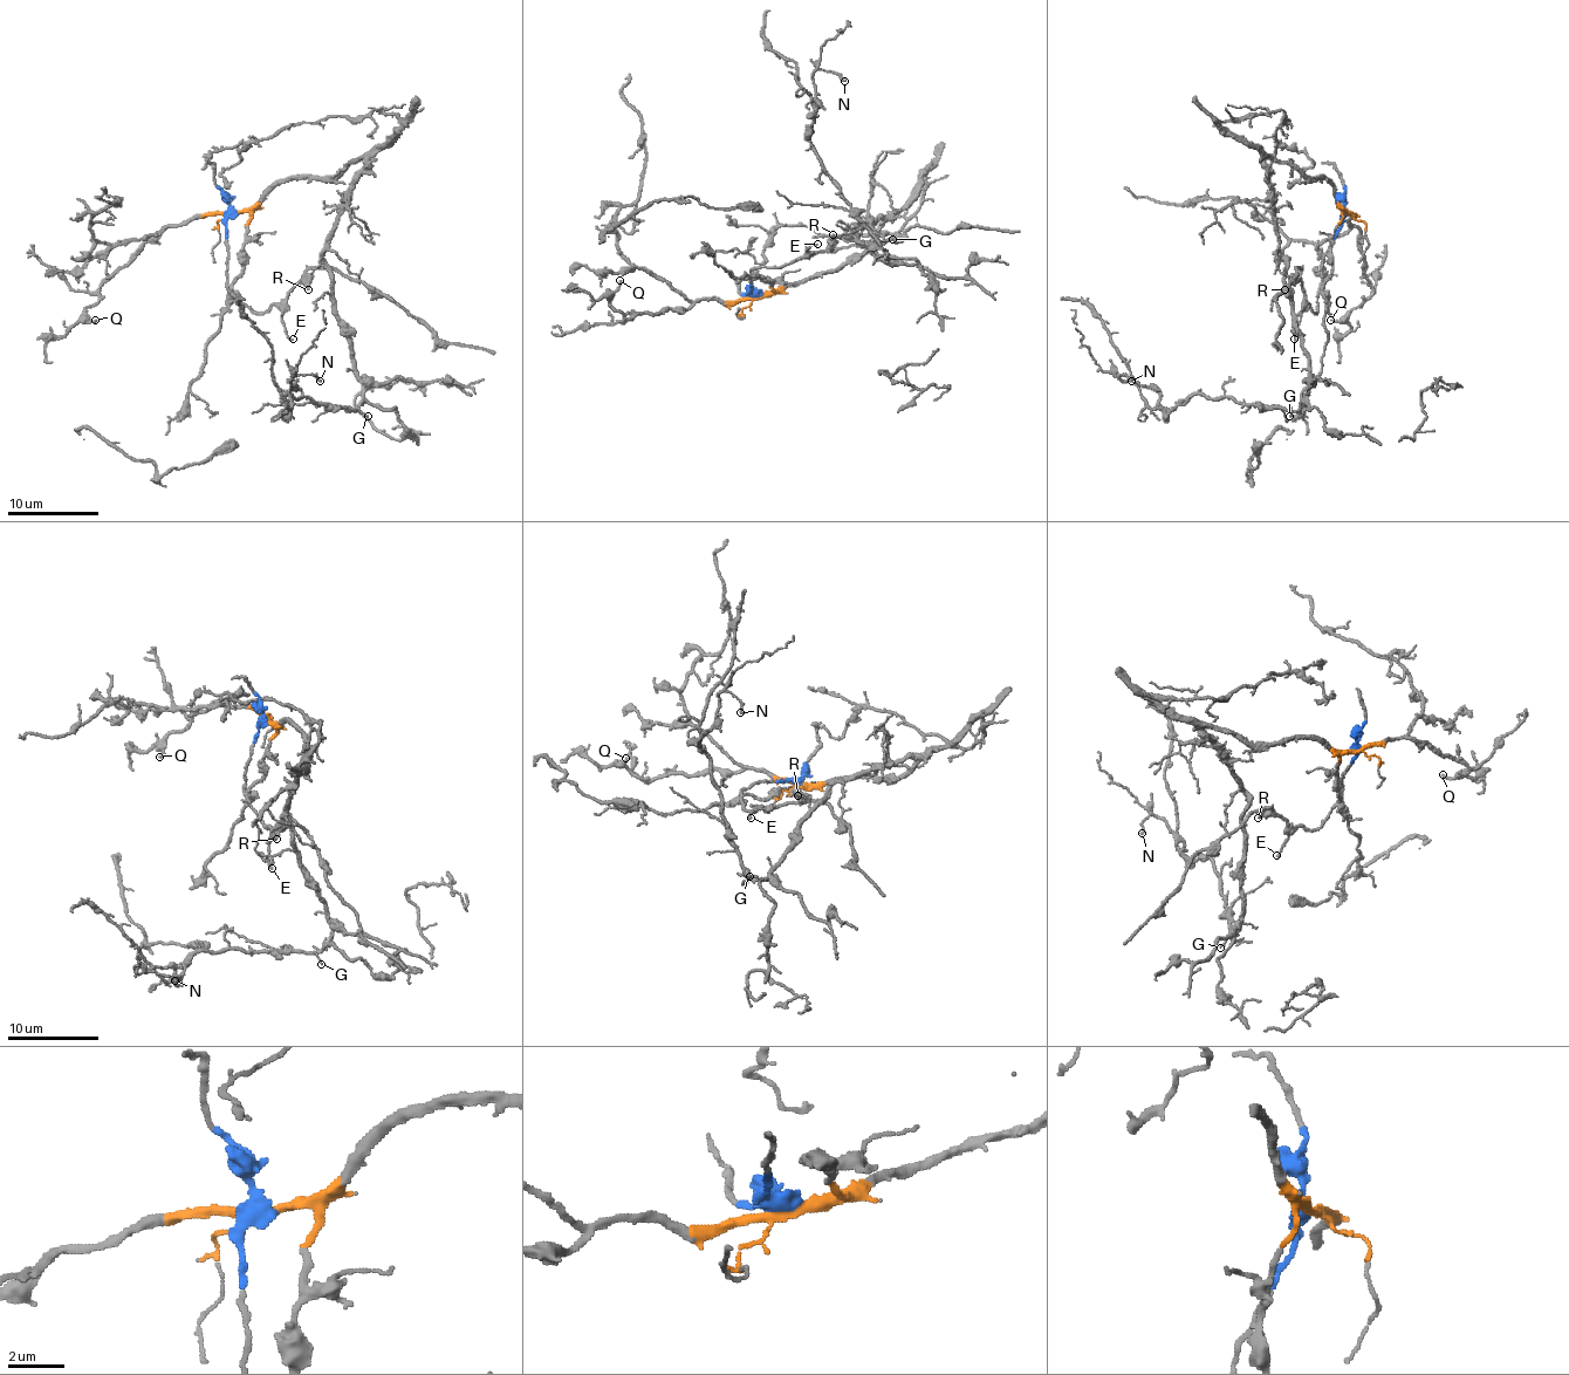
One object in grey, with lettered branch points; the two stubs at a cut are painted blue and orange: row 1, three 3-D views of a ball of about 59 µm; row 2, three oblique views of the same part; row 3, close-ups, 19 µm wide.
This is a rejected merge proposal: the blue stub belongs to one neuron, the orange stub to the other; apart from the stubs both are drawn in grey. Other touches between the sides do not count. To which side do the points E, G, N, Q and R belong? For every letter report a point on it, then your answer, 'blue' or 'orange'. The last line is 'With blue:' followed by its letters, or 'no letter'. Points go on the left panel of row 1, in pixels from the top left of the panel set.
E: (293, 339) | blue
G: (368, 416) | orange
N: (320, 381) | orange
Q: (95, 320) | orange
R: (308, 289) | blue
With blue: E, R

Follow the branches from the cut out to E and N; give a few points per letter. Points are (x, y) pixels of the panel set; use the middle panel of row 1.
E: (756, 296), (752, 293), (752, 269), (801, 258), (810, 245), (817, 245)
N: (756, 296), (837, 272), (890, 216), (847, 231), (885, 258), (810, 143), (813, 74), (831, 70), (844, 81)

